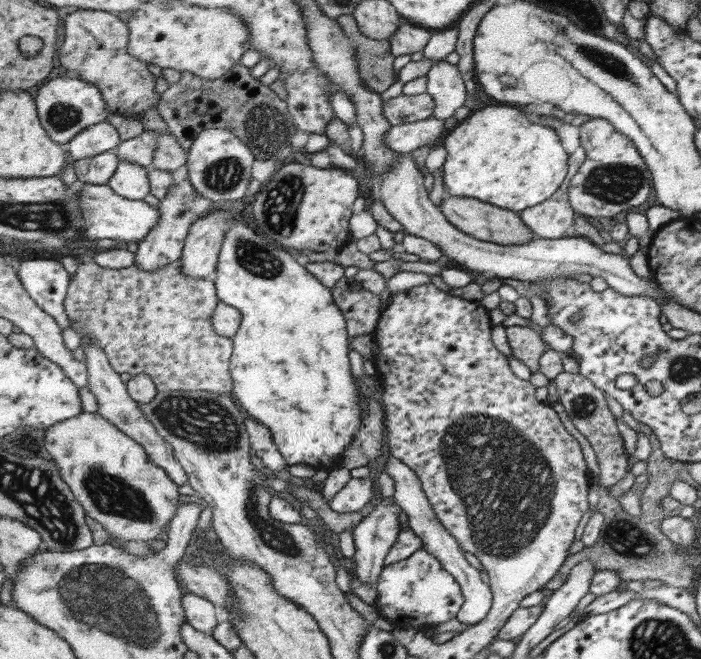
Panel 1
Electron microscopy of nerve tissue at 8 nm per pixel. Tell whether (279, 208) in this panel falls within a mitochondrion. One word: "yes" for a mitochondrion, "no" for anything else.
yes

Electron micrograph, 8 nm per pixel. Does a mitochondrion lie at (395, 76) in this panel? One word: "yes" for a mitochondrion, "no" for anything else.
no

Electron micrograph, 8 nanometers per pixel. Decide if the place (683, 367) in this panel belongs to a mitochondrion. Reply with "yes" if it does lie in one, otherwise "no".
yes

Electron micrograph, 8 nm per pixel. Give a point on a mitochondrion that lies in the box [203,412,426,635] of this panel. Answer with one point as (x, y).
(275, 537)

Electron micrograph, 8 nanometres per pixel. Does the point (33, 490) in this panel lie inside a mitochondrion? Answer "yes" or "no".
yes

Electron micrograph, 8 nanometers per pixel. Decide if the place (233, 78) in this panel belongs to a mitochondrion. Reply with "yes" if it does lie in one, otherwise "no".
no

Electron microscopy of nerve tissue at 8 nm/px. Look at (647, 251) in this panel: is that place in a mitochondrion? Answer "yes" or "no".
no

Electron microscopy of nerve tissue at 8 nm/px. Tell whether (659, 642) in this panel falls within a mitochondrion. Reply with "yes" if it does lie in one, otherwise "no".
yes

